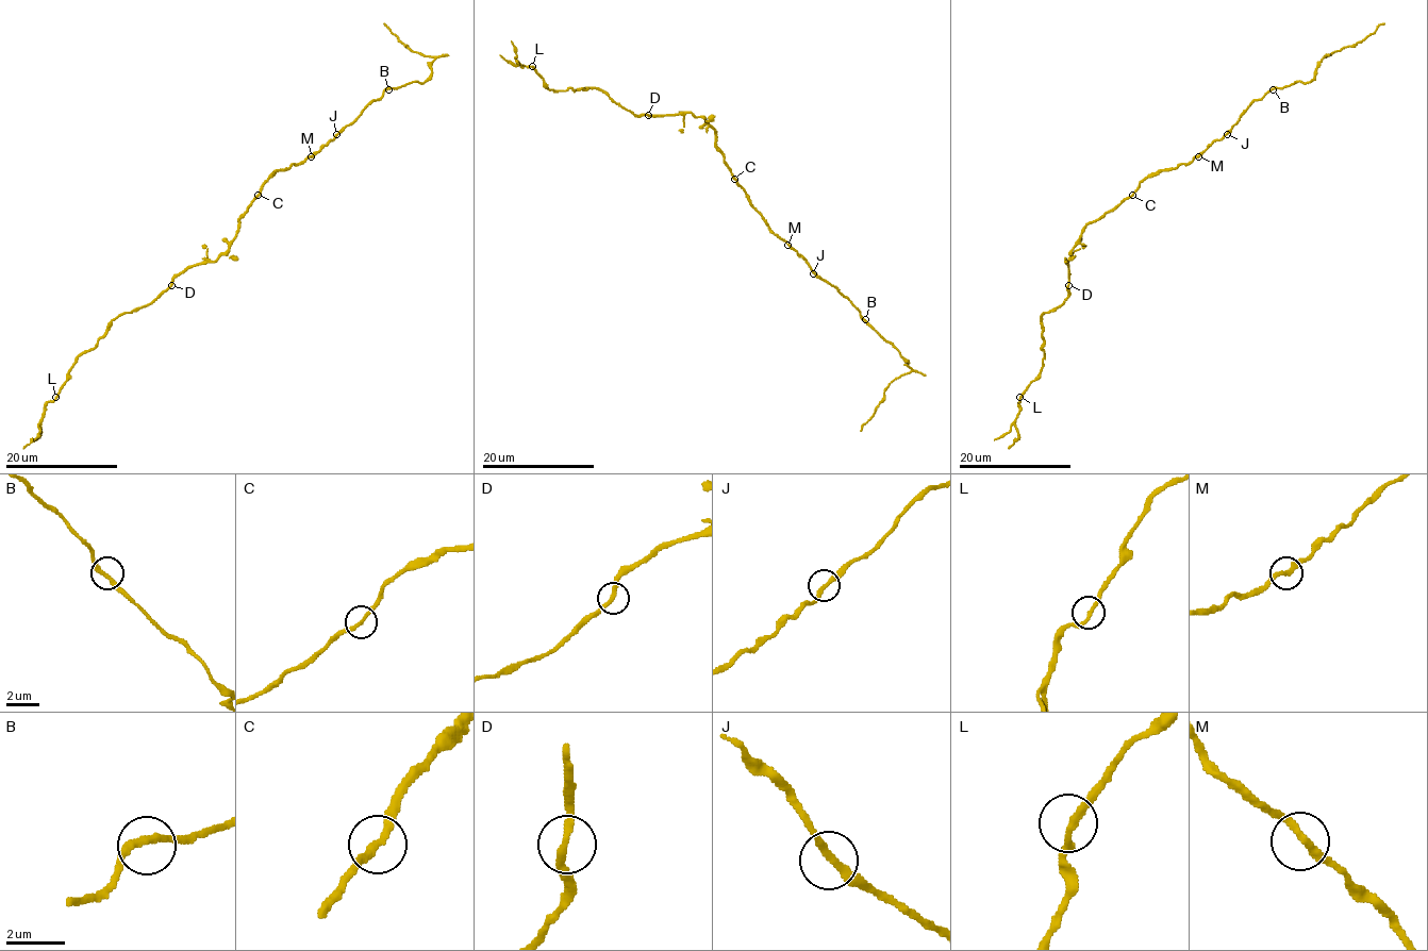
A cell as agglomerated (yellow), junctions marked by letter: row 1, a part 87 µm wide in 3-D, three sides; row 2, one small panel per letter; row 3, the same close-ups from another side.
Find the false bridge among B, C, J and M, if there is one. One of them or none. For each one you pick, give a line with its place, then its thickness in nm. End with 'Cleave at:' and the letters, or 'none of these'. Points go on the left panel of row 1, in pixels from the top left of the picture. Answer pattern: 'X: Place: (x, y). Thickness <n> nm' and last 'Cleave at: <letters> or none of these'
Cleave at: none of these

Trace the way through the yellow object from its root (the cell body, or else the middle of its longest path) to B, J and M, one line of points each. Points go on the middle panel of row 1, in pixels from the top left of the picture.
B: (731, 171), (764, 222), (818, 276), (834, 285), (865, 319)
J: (731, 171), (764, 222), (807, 262), (813, 273)
M: (731, 171), (764, 222), (787, 245)

